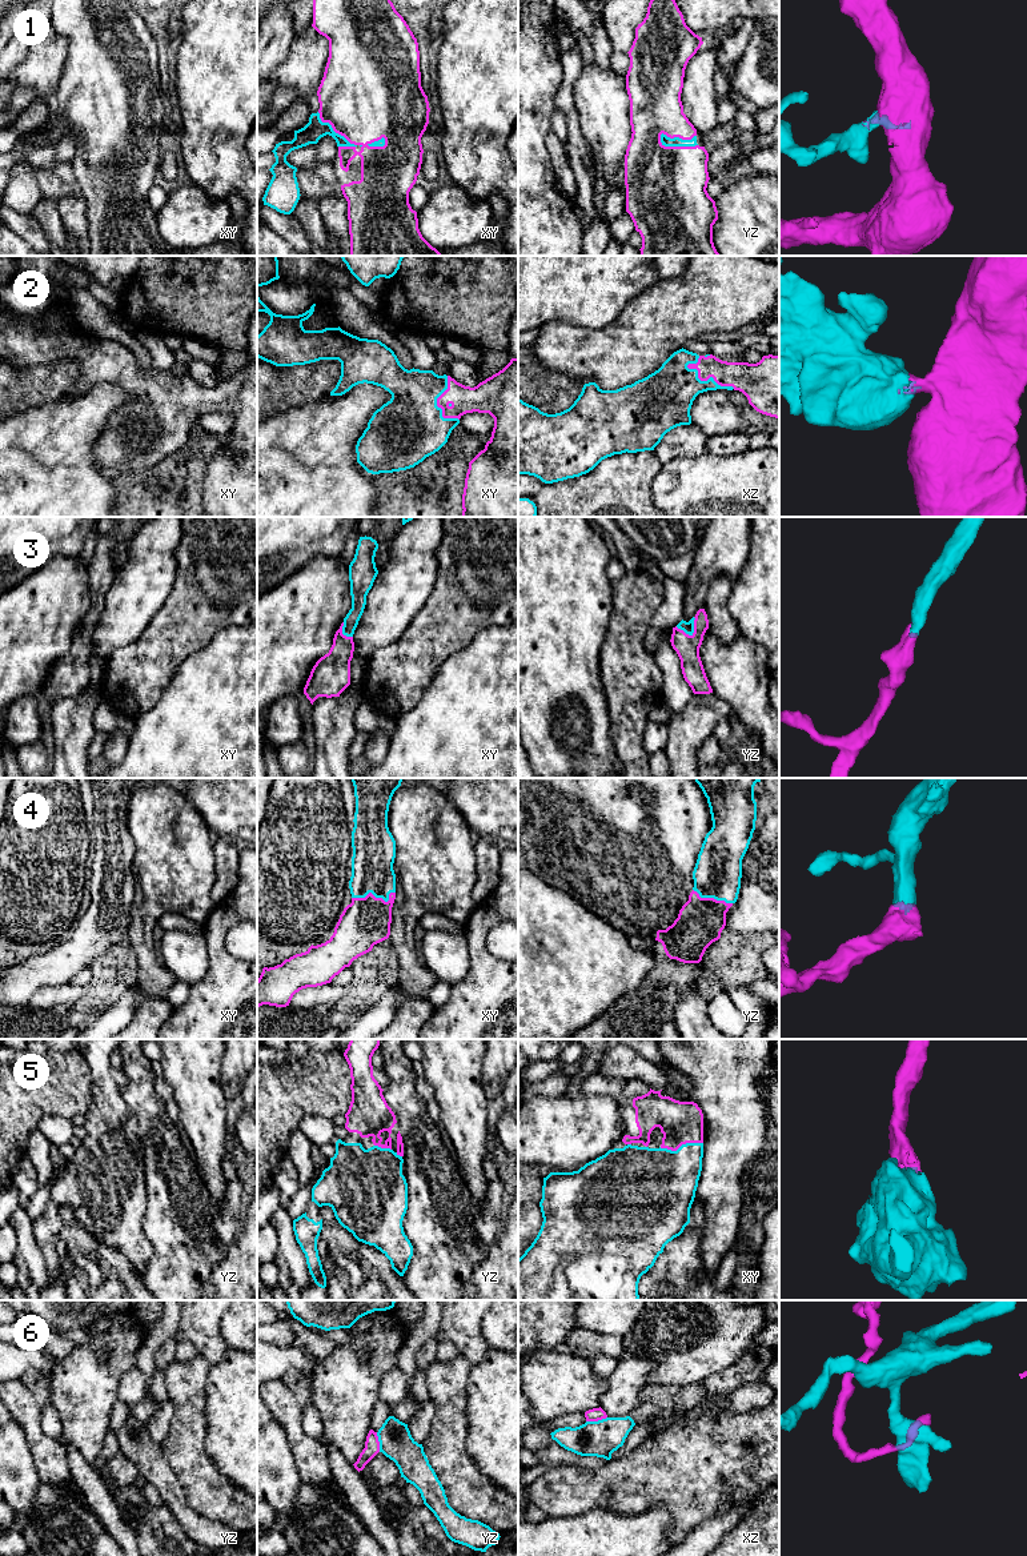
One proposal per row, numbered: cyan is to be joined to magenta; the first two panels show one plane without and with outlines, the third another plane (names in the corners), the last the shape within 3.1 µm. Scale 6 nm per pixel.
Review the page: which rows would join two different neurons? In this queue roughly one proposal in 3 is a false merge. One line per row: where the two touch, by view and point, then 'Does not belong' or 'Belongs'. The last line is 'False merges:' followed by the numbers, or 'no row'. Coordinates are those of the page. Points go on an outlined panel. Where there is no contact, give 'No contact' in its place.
1: Touches magenta at yz (676, 147). Belongs
2: Touches magenta at xz (707, 379). Belongs
3: Touches magenta at yz (690, 636). Belongs
4: Touches magenta at xy (374, 897). Belongs
5: Touches magenta at xy (681, 1145). Belongs
6: Touches magenta at xz (596, 1420). Does not belong
False merges: 6

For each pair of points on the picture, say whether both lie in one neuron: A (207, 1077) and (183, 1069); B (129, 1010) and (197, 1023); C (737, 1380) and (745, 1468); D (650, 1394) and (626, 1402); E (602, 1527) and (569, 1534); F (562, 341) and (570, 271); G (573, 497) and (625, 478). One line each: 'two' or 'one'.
A: one
B: two
C: two
D: two
E: one
F: two
G: one

